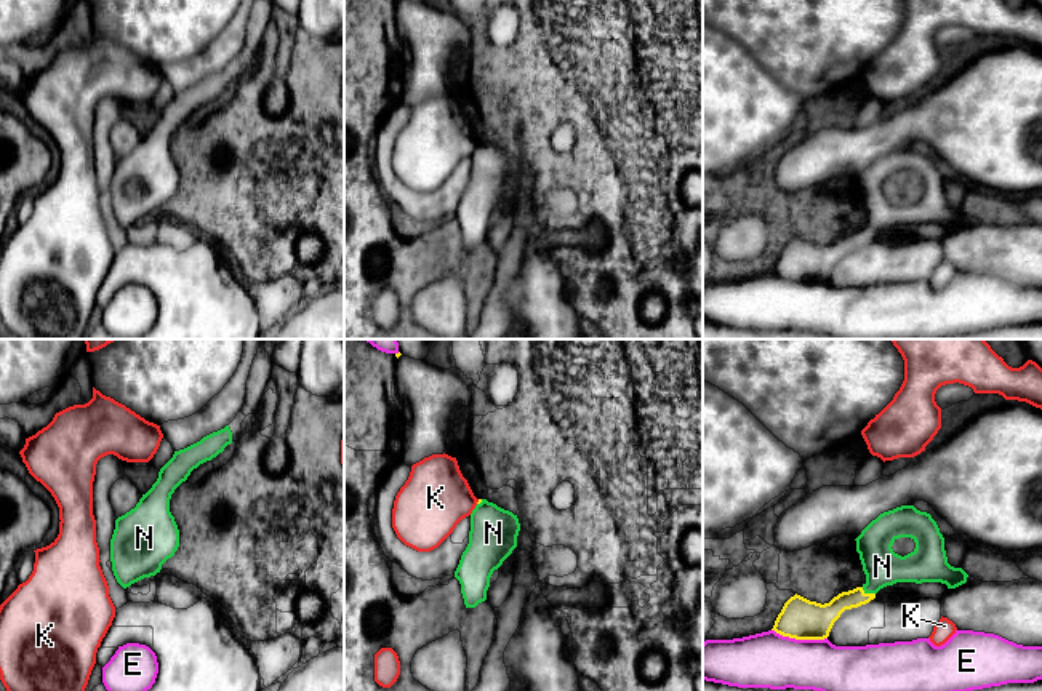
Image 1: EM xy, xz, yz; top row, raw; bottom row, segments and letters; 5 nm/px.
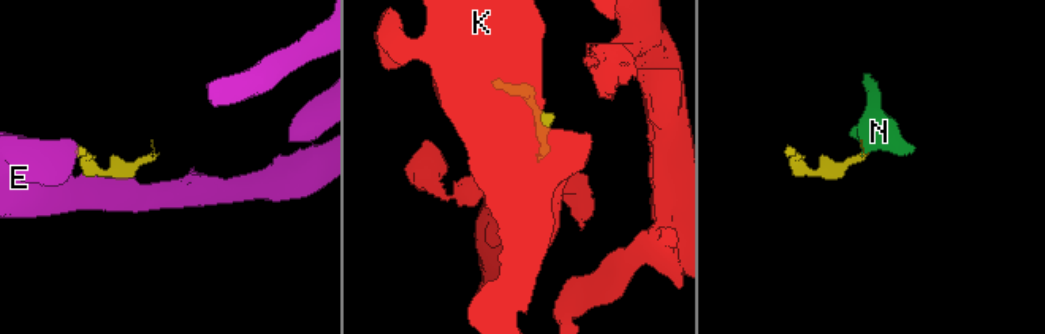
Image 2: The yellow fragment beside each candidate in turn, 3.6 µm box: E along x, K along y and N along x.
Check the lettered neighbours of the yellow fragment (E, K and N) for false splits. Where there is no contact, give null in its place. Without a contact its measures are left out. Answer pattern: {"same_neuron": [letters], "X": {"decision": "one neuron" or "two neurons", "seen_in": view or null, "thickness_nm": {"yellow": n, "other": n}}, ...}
{"same_neuron": ["N"], "E": {"decision": "two neurons", "seen_in": "yz", "thickness_nm": {"yellow": 200, "other": 280}}, "K": {"decision": "two neurons", "seen_in": "xz", "thickness_nm": {"yellow": 20, "other": 340}}, "N": {"decision": "one neuron", "seen_in": "yz", "thickness_nm": {"yellow": 120, "other": 190}}}

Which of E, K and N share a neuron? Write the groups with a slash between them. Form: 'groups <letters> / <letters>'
groups E / K / N

